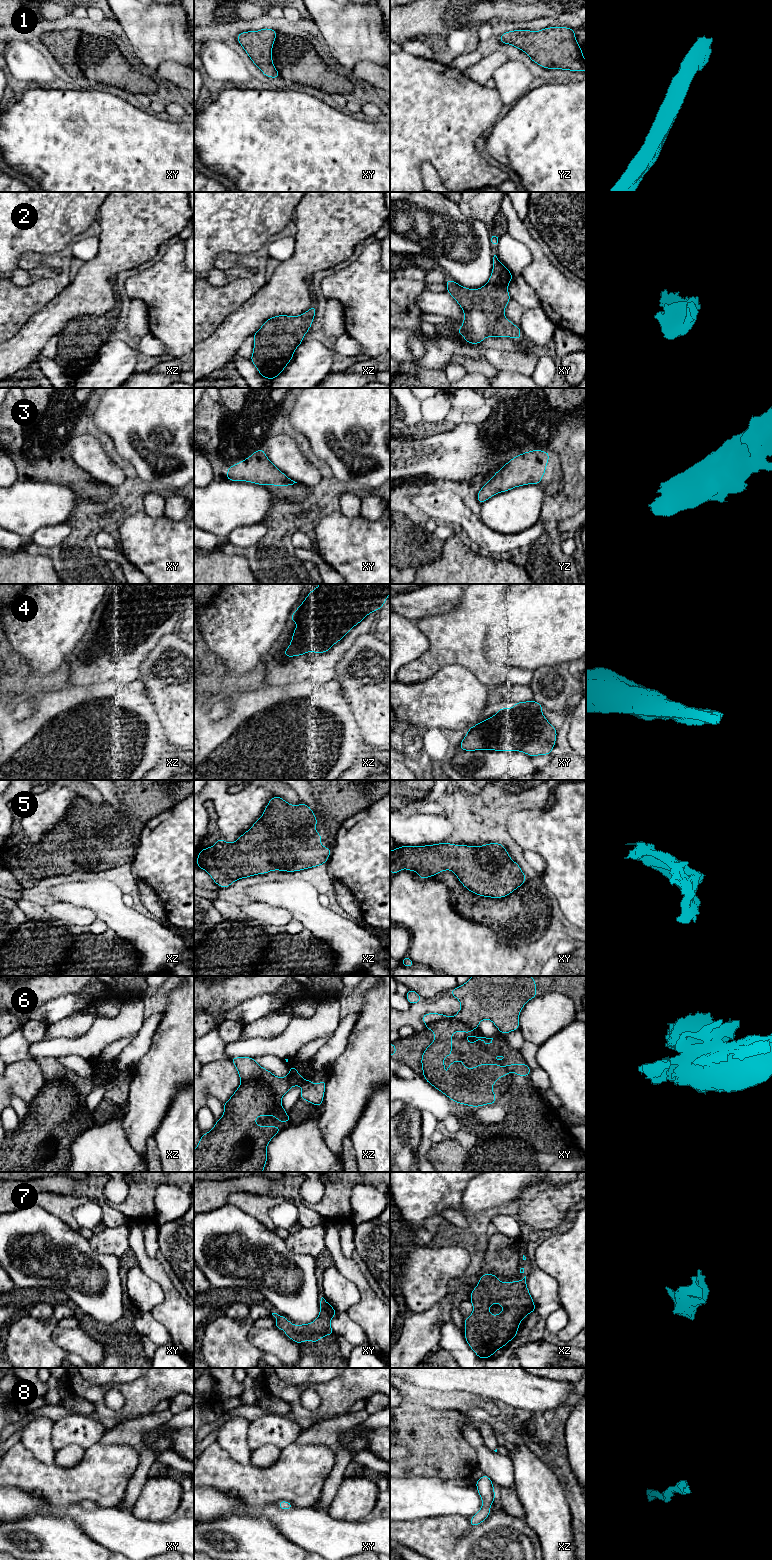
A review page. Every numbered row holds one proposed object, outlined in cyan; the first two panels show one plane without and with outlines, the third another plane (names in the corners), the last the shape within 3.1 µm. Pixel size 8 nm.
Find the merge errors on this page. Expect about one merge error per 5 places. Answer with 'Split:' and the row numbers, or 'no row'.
Split: 6

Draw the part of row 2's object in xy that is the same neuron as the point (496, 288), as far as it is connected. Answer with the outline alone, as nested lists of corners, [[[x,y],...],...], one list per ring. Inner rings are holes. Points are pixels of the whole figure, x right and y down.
[[[493,257],[492,274],[488,282],[479,289],[469,289],[447,279],[447,292],[456,300],[464,313],[463,327],[457,328],[469,344],[480,344],[486,337],[510,337],[520,339],[520,326],[514,325],[504,316],[511,300],[508,285],[512,273]]]

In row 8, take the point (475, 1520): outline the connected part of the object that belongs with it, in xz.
[[[485,1474],[476,1480],[476,1489],[482,1499],[482,1507],[477,1514],[470,1518],[471,1527],[477,1526],[488,1518],[490,1507],[495,1498],[495,1489],[493,1488],[493,1481]]]

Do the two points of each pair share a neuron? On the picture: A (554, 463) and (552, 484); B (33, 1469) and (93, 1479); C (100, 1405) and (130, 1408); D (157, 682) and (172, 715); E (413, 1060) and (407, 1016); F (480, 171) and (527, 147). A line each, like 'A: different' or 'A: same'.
A: same
B: same
C: same
D: same
E: different
F: different

